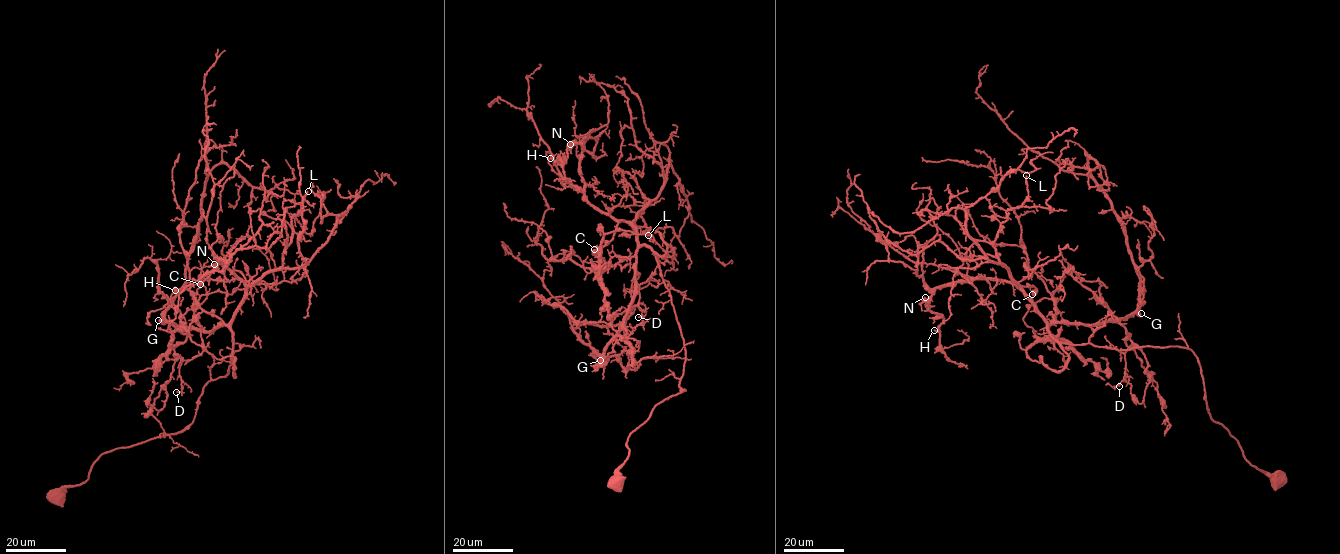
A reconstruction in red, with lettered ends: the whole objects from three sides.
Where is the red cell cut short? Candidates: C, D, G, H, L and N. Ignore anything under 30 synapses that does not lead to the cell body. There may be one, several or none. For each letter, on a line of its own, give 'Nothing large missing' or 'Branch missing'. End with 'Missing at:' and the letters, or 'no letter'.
C: Branch missing
D: Nothing large missing
G: Nothing large missing
H: Branch missing
L: Nothing large missing
N: Nothing large missing
Missing at: C, H

